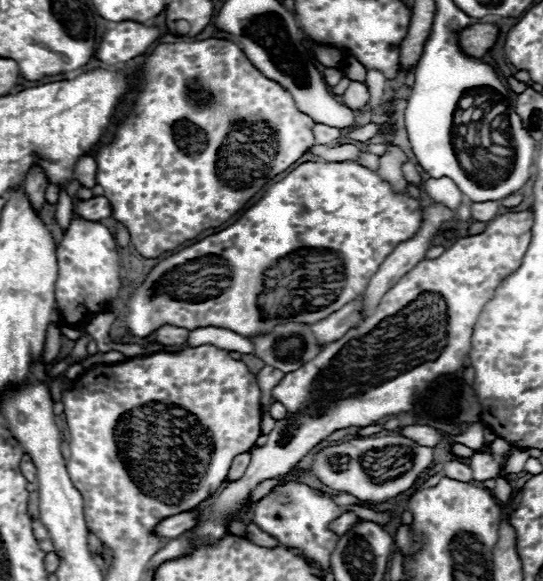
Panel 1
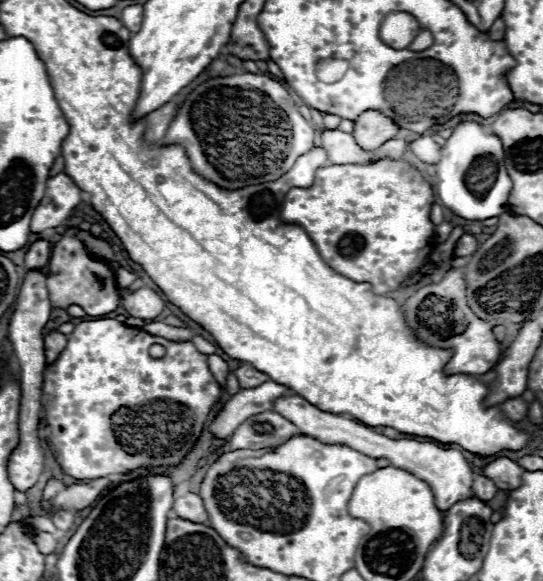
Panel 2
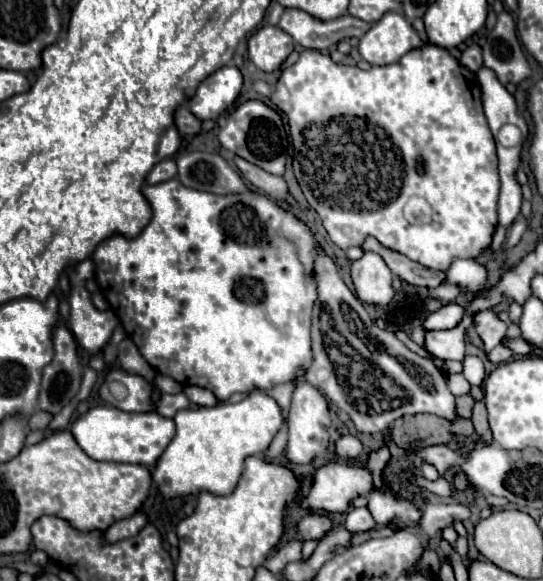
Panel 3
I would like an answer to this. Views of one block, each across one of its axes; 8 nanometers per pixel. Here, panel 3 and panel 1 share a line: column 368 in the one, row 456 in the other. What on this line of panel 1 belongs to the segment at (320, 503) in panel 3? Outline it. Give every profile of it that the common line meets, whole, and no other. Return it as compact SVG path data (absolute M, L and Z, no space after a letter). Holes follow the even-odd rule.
M474 454L470 458L470 468L472 468L474 480L478 480L478 482L496 478L496 474L500 472L492 454Z

